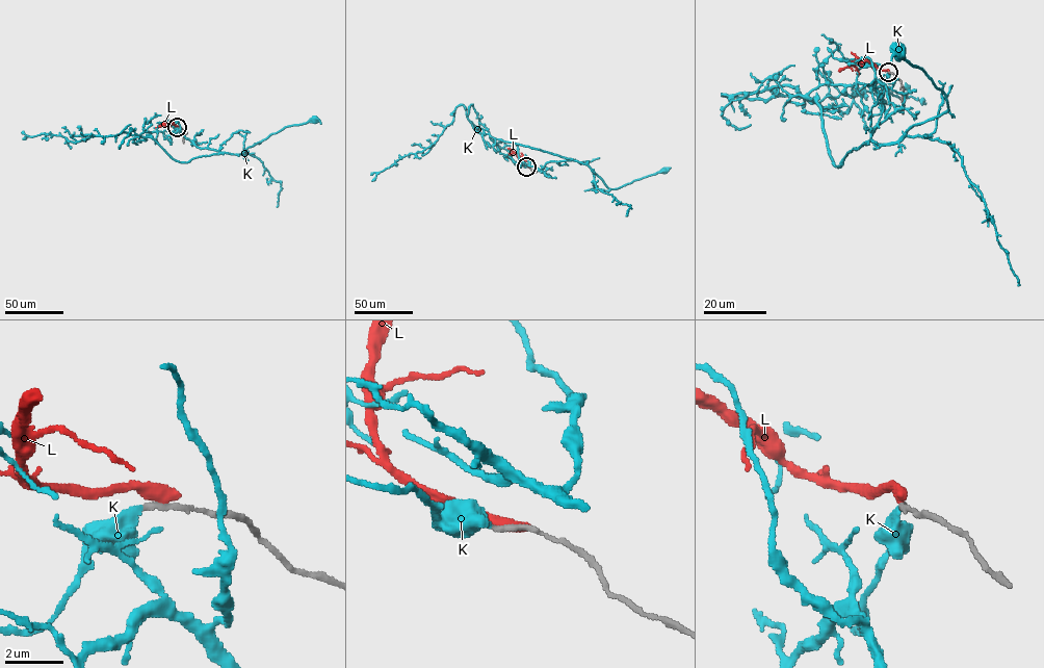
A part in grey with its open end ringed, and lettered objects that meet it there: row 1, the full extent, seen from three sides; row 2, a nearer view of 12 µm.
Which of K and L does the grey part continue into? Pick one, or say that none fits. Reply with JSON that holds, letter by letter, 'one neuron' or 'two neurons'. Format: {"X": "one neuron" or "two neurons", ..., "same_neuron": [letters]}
{"K": "one neuron", "L": "two neurons", "same_neuron": ["K"]}

